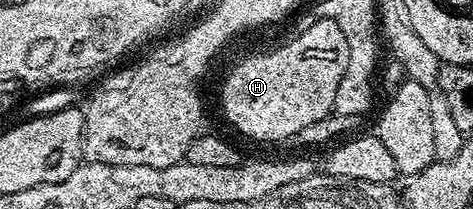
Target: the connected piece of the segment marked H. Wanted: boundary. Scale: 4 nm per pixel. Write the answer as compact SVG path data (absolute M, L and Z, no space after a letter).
M323 18L310 28L293 35L286 45L273 49L270 53L257 53L254 57L245 57L225 77L225 86L221 89L221 105L225 108L225 117L245 137L254 137L257 141L288 142L297 132L317 123L333 113L335 91L347 71L347 39L331 19Z

